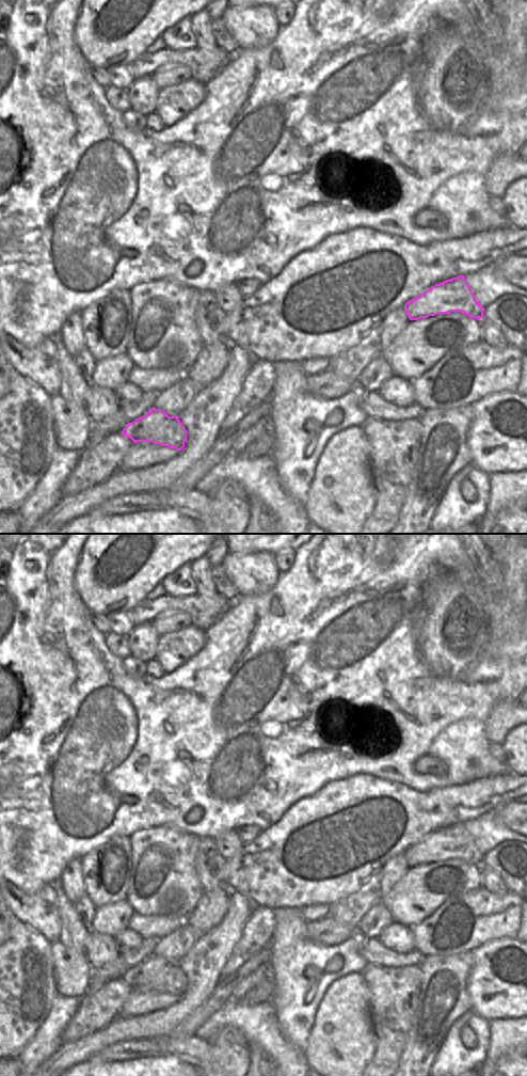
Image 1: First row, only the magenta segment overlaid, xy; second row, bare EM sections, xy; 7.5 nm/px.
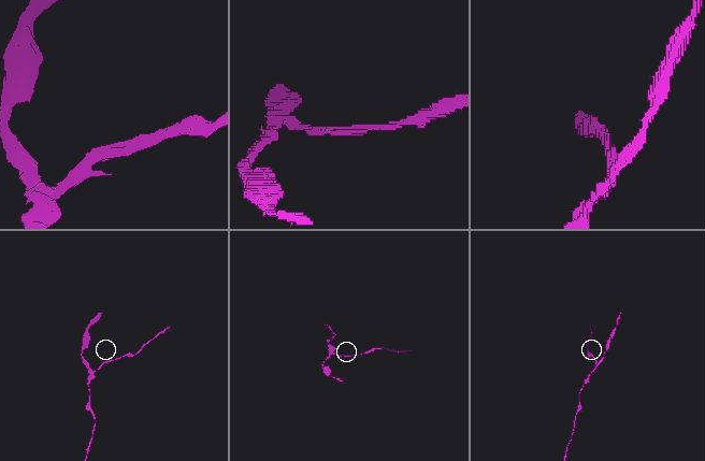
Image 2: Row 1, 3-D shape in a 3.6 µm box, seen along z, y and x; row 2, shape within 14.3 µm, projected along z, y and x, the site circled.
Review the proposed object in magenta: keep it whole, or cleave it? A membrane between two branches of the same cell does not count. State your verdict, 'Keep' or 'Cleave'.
Cleave

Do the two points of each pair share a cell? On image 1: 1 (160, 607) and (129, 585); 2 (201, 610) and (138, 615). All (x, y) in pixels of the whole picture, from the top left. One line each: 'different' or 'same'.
1: different
2: same

